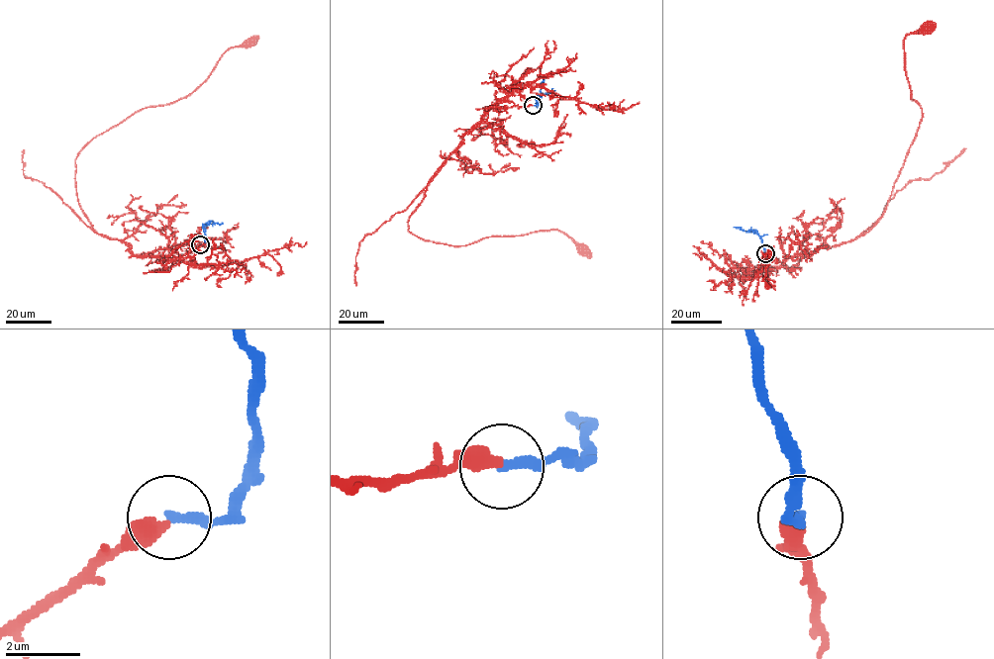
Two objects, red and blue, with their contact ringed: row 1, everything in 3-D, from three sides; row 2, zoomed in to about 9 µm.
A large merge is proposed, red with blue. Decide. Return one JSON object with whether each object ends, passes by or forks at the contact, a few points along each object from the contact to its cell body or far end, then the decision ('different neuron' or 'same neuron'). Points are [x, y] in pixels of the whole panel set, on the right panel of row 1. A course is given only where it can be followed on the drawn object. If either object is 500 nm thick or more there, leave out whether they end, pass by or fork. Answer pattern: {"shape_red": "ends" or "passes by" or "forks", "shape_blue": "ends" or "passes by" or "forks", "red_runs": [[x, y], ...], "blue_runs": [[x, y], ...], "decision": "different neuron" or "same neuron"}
{"shape_red": "ends", "shape_blue": "ends", "red_runs": [[765, 253], [767, 272], [794, 267], [862, 235], [883, 213], [922, 120], [904, 39], [927, 28]], "blue_runs": [[765, 253], [757, 233], [734, 227]], "decision": "same neuron"}

